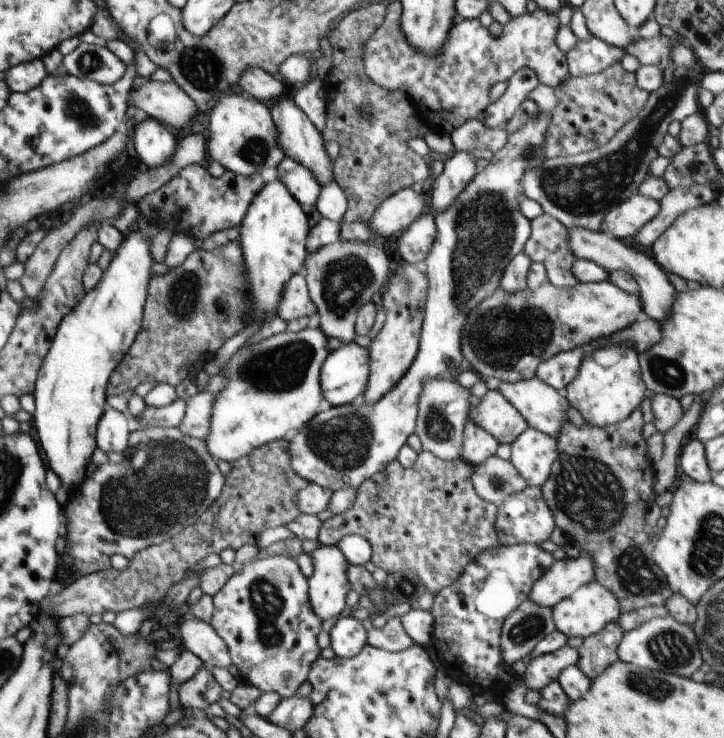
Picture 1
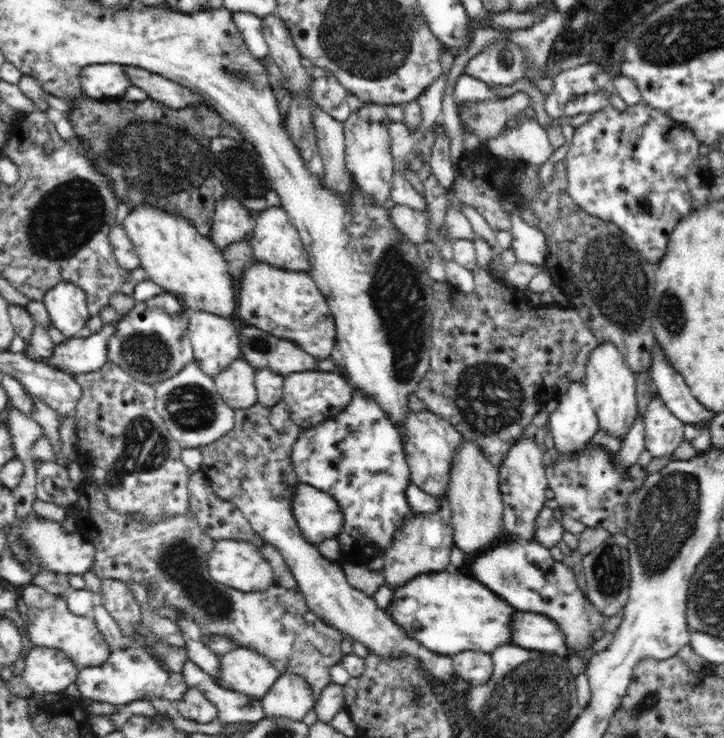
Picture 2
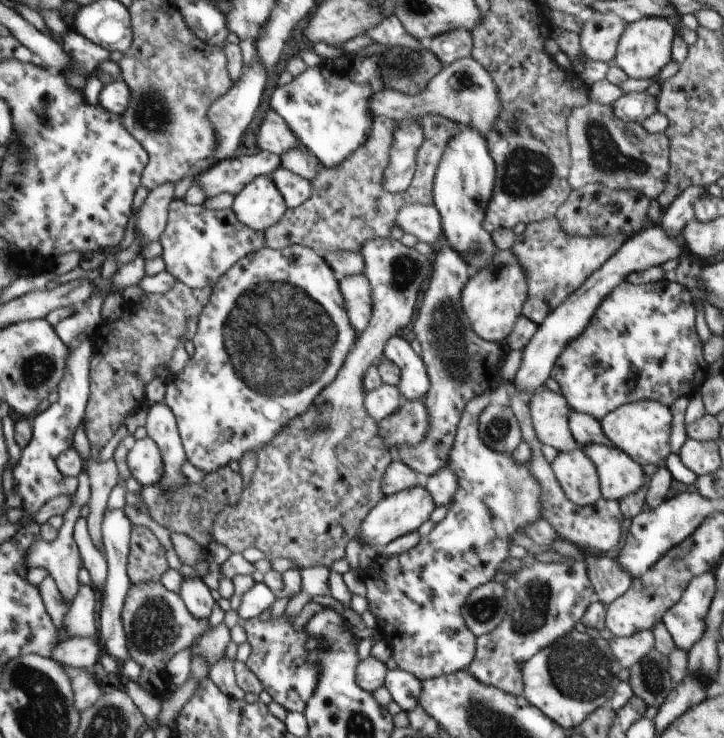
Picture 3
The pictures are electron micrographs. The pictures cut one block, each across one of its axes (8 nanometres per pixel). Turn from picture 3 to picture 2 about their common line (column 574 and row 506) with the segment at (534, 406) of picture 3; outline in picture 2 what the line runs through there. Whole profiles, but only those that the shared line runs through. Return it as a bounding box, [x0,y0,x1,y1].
[382,496,453,591]

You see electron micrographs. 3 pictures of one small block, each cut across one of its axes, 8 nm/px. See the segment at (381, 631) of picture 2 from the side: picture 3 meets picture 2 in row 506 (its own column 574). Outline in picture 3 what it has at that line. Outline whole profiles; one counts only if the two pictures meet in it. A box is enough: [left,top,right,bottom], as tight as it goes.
[510,216,630,325]

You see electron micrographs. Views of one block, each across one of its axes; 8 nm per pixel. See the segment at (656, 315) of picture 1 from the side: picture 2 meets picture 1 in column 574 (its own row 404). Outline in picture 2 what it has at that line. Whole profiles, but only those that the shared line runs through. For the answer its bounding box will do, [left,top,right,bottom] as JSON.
[214,357,258,410]

